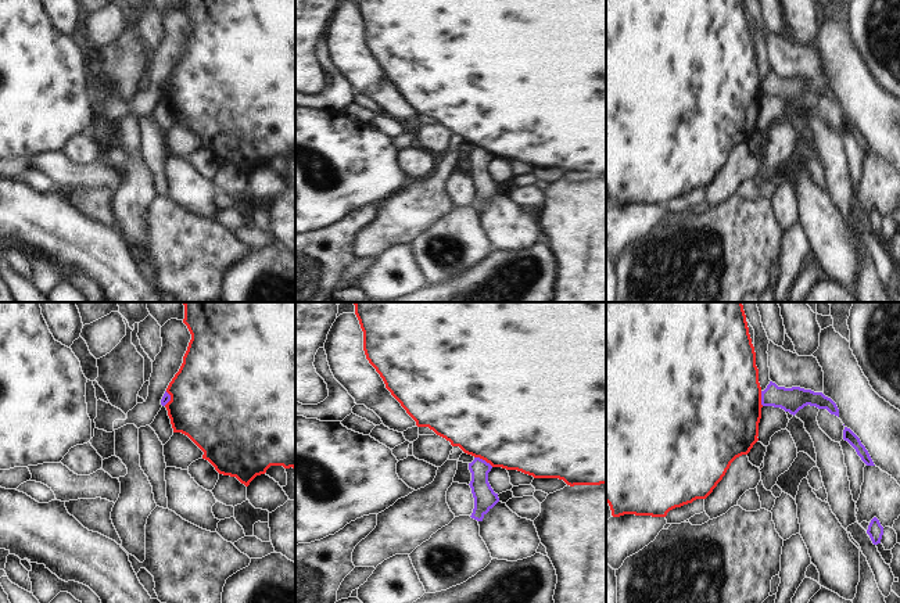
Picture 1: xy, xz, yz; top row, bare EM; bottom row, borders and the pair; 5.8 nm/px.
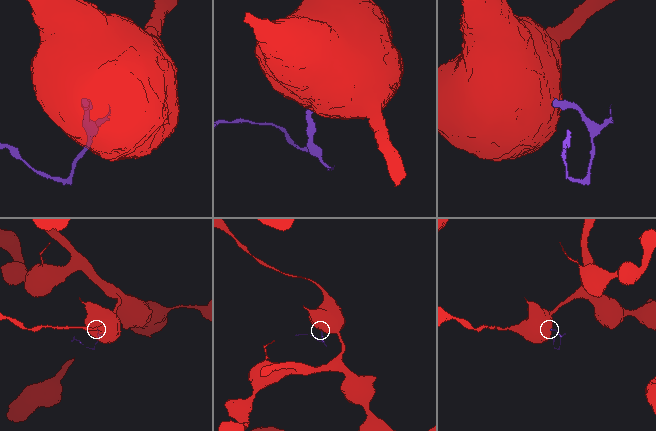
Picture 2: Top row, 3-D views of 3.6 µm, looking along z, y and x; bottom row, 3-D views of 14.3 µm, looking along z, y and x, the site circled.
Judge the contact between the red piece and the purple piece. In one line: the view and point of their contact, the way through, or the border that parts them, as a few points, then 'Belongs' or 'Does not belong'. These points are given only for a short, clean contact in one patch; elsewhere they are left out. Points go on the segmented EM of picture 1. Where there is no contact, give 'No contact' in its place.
Touches red at xz (484, 459). Boundary: xz (474, 456), (492, 466). Does not belong.

